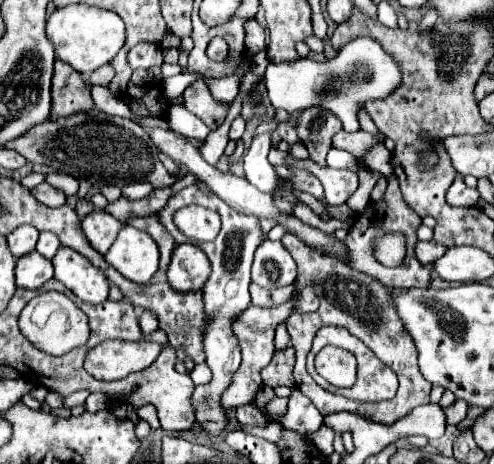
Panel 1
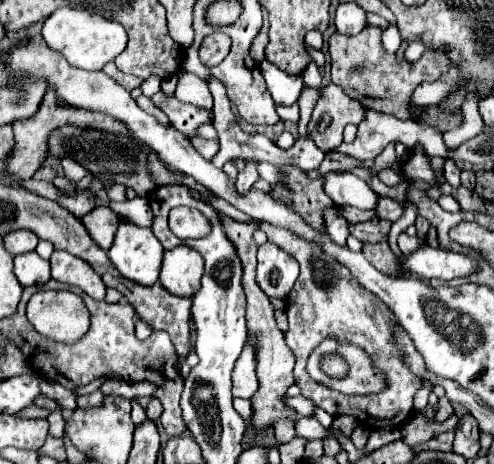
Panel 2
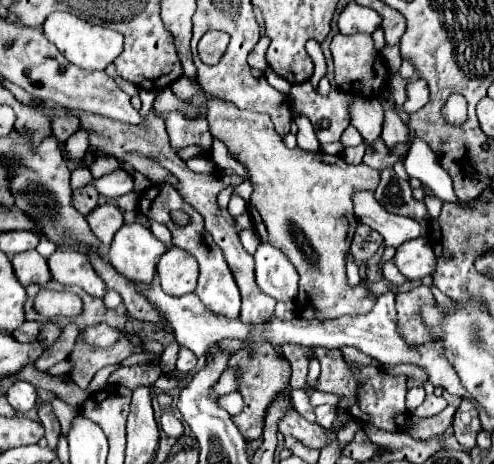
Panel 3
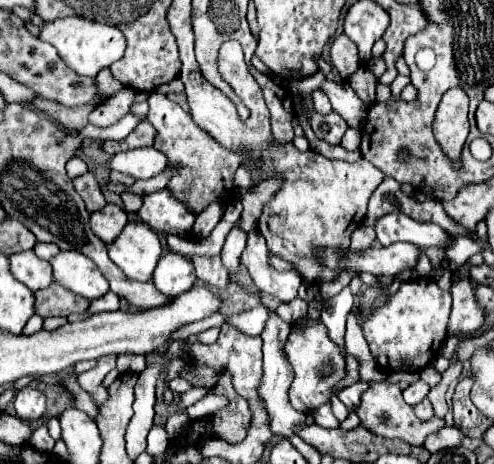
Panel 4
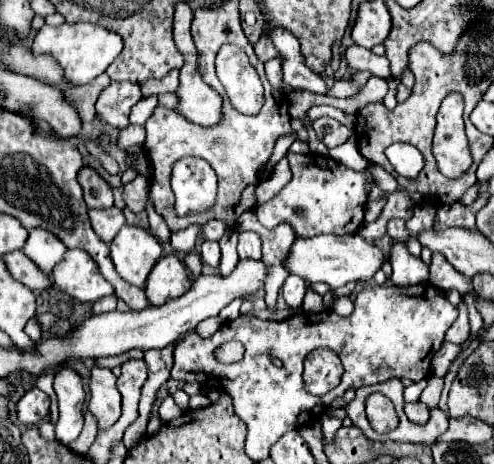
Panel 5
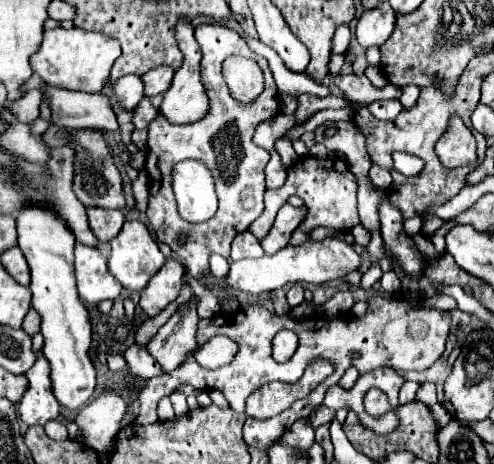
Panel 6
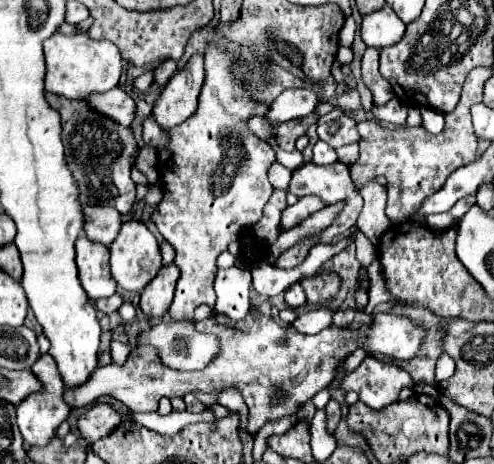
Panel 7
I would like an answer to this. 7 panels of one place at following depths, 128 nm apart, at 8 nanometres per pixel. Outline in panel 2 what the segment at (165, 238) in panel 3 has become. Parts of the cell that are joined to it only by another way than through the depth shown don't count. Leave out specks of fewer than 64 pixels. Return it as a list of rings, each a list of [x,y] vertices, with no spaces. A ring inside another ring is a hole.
[[[134,198],[134,200],[126,200],[126,202],[110,202],[110,206],[126,216],[130,222],[138,224],[138,226],[144,226],[144,228],[152,228],[152,222],[154,222],[154,216],[152,216],[152,210],[150,210],[150,204],[146,198]]]

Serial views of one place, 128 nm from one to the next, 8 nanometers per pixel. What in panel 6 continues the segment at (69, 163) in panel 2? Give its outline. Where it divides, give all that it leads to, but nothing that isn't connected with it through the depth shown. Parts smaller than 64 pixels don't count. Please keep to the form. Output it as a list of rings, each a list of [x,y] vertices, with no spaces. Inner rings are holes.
[[[124,76],[116,80],[114,94],[124,108],[136,108],[138,102],[144,98],[144,82],[140,76]]]

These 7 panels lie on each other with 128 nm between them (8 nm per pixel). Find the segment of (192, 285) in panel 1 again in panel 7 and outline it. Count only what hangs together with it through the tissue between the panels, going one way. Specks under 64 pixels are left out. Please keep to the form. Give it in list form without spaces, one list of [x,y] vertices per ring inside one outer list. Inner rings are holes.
[[[176,264],[162,266],[154,280],[150,280],[150,284],[142,290],[140,308],[148,318],[162,318],[168,312],[178,278],[180,270],[176,268]]]

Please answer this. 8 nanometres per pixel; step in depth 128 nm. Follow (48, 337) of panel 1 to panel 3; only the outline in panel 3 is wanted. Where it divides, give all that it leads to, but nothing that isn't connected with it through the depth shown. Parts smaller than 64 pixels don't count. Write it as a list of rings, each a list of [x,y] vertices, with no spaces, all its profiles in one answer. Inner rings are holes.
[[[40,290],[34,302],[36,310],[46,316],[46,318],[54,318],[54,316],[76,316],[82,308],[82,300],[80,296],[72,294],[72,292],[52,292],[52,290]]]

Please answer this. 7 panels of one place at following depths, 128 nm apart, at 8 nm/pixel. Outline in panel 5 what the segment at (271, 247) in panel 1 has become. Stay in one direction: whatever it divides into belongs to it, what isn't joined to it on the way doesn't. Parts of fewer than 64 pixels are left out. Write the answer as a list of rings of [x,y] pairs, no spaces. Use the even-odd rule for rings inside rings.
[[[238,232],[239,260],[260,260],[262,243],[256,232]],[[290,276],[284,282],[282,292],[284,292],[284,300],[288,302],[290,308],[300,308],[302,300],[304,300],[304,294],[306,294],[306,282],[300,280],[298,276]]]

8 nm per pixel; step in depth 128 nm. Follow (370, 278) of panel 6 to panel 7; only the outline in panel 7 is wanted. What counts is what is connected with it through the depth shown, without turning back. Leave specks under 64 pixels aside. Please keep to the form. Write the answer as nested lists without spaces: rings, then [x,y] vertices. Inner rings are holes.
[[[342,114],[334,122],[326,122],[318,126],[318,136],[320,140],[328,142],[332,148],[340,148],[344,144],[358,142],[358,132],[356,132],[356,120]],[[366,182],[360,190],[362,198],[364,198],[364,208],[358,216],[358,230],[364,232],[374,244],[378,244],[380,236],[386,232],[386,228],[392,224],[388,220],[388,216],[384,214],[384,206],[386,206],[386,188],[378,182]]]

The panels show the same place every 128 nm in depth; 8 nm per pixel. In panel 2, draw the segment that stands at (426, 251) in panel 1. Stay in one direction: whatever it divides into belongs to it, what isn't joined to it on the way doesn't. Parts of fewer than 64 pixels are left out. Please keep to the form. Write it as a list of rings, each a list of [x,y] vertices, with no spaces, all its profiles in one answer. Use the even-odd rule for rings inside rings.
[[[400,234],[397,240],[398,248],[400,248],[404,256],[408,256],[410,252],[414,252],[414,250],[416,250],[416,248],[418,248],[422,242],[424,242],[424,240],[420,240],[418,236],[410,238],[410,236],[404,236],[404,234]]]

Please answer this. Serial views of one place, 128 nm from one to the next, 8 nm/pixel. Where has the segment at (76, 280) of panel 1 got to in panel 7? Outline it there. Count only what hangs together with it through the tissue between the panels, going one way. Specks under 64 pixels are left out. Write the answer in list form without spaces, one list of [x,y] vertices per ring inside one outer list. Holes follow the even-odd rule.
[[[84,234],[76,240],[76,264],[80,272],[80,282],[90,300],[108,298],[116,292],[116,280],[110,274],[108,258],[108,246],[92,242]]]

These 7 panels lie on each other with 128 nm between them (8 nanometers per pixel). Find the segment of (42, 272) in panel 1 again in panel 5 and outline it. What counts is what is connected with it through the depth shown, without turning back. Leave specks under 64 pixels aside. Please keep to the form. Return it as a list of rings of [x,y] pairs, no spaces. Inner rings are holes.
[[[16,250],[16,252],[10,252],[2,258],[6,262],[6,268],[10,270],[10,274],[22,282],[24,286],[28,286],[30,290],[46,290],[50,288],[50,280],[48,276],[44,276],[30,260],[28,256],[24,256],[22,250]]]

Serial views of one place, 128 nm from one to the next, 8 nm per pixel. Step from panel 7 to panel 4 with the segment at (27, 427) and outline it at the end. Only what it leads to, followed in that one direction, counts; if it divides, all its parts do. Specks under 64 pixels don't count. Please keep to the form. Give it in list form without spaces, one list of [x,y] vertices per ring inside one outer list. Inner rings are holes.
[[[22,388],[14,398],[16,416],[26,422],[36,422],[46,414],[46,396],[34,388]]]

